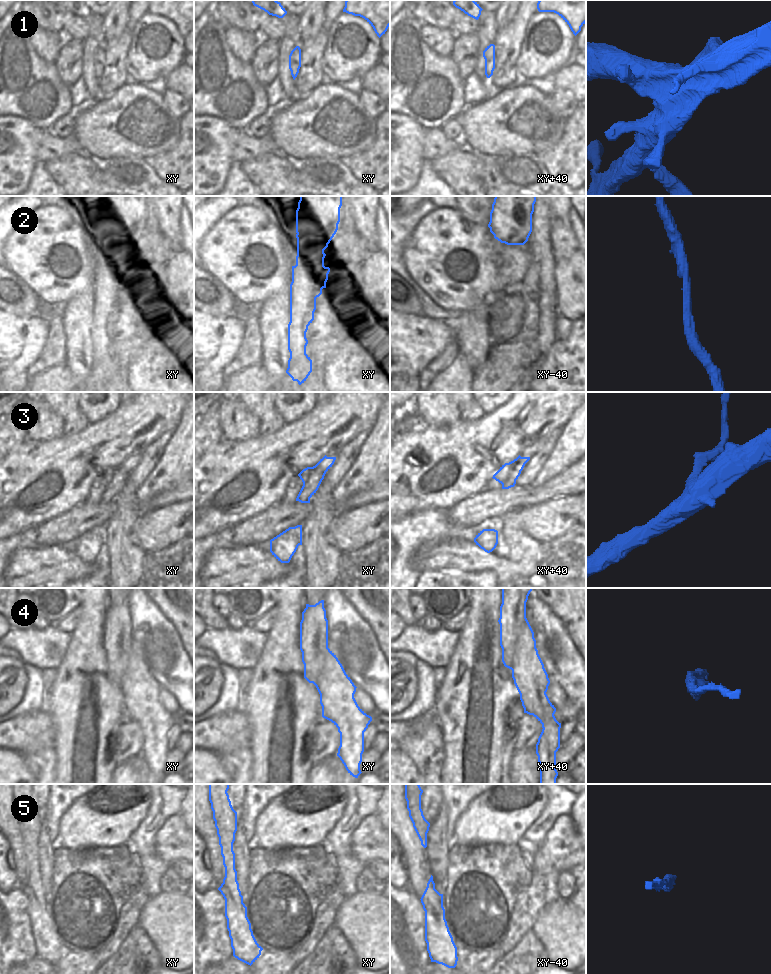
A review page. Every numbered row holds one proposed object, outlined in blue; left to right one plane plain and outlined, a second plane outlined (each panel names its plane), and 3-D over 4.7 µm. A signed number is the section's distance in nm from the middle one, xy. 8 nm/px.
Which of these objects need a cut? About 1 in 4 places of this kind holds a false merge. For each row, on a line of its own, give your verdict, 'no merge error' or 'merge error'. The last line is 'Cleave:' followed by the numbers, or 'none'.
1: no merge error
2: no merge error
3: merge error
4: merge error
5: no merge error
Cleave: 3, 4

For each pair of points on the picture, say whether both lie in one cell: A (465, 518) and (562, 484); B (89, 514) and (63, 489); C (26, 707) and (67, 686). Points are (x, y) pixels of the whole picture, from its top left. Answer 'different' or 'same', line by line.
A: same
B: different
C: different

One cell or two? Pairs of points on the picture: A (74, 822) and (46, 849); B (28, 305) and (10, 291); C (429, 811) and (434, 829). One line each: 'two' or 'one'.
A: two
B: one
C: two

